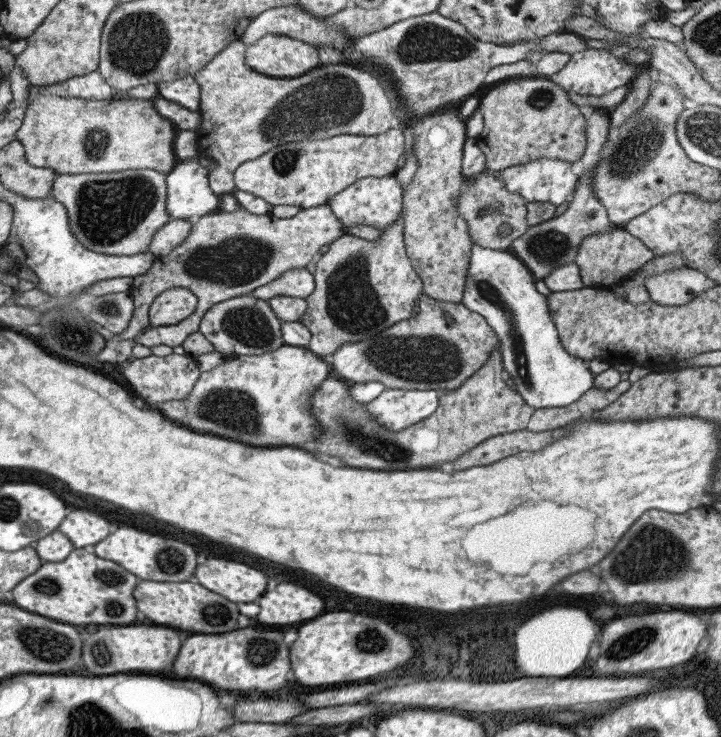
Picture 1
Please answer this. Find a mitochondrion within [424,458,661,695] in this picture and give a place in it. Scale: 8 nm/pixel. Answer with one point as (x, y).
(614, 653)

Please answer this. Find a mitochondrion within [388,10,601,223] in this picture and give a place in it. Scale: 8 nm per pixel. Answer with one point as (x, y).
(426, 41)

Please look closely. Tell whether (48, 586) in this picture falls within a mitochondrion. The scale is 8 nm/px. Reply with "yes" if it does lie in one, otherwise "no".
yes

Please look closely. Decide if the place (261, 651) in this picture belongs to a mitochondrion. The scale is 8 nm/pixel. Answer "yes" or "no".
yes

